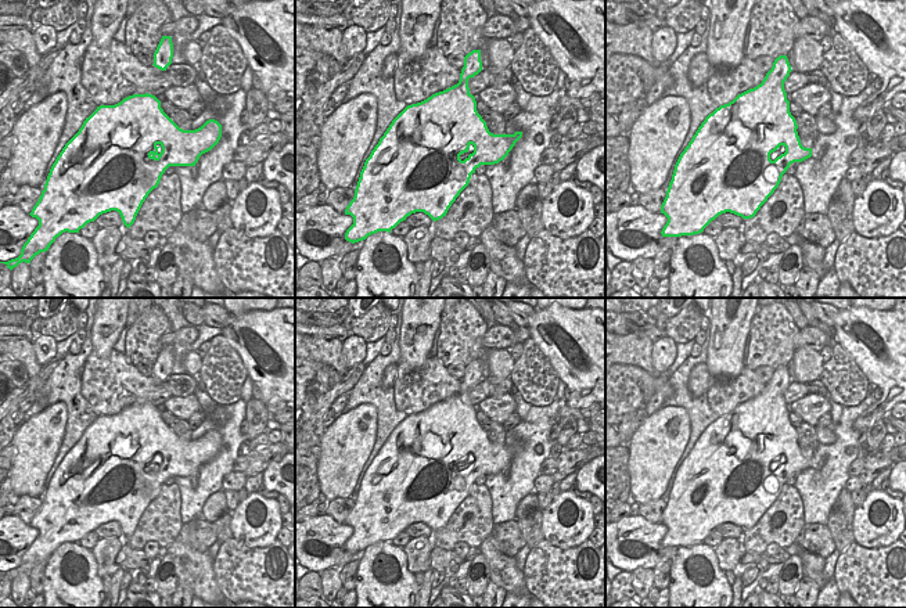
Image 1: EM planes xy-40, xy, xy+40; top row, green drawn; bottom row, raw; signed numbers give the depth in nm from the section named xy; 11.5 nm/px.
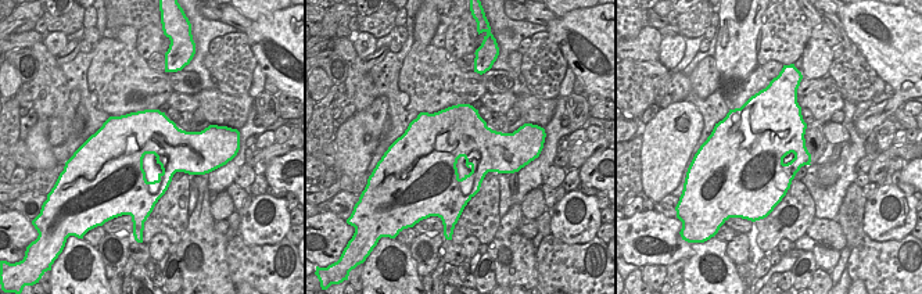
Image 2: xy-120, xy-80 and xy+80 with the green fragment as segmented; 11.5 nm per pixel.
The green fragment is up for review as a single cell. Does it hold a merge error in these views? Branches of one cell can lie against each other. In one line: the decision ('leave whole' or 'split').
leave whole

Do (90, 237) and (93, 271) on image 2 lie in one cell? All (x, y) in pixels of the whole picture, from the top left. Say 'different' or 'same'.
different

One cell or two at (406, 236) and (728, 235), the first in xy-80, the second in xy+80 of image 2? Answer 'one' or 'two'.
one

